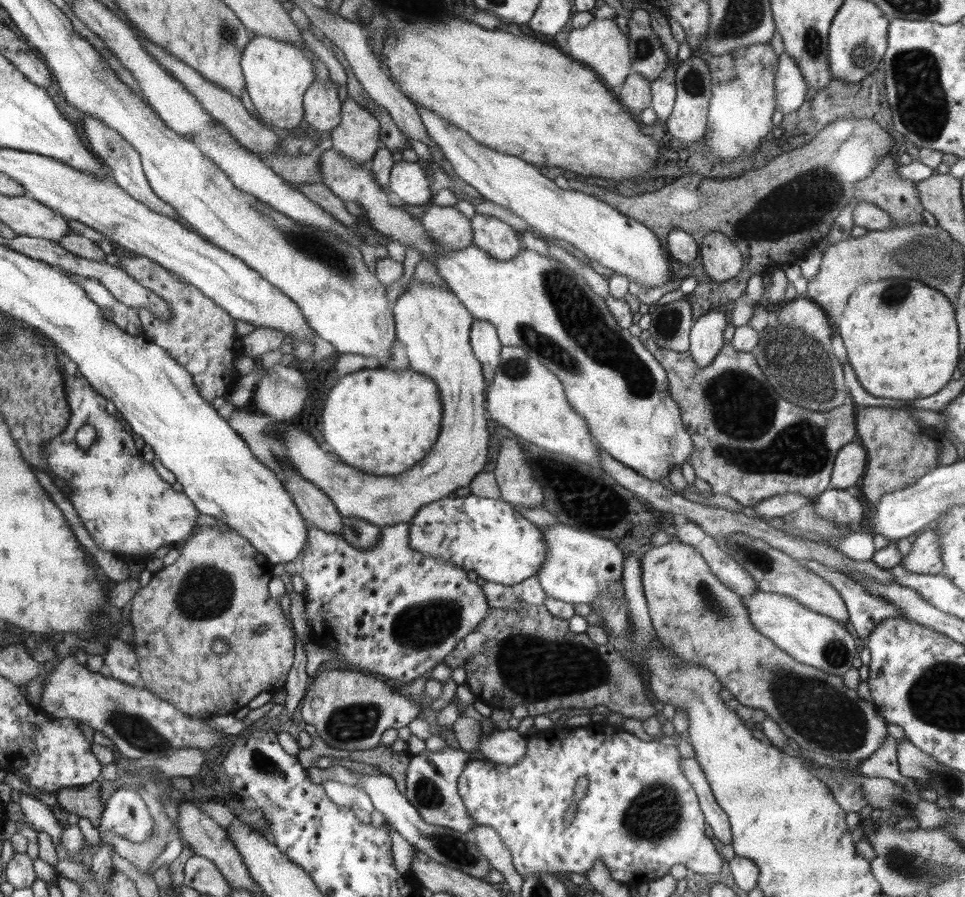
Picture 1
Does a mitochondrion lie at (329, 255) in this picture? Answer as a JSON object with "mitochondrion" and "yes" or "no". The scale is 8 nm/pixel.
{"mitochondrion":"yes"}

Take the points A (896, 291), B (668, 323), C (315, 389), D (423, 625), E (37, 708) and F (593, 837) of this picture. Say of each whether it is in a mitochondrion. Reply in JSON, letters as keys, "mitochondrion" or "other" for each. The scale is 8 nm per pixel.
{"A":"mitochondrion","B":"mitochondrion","C":"other","D":"mitochondrion","E":"other","F":"other"}

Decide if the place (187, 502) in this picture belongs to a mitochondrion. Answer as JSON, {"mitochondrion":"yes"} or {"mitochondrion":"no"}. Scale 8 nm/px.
{"mitochondrion":"no"}

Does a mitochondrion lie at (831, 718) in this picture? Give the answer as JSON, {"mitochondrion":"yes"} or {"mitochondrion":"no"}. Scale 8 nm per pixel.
{"mitochondrion":"yes"}

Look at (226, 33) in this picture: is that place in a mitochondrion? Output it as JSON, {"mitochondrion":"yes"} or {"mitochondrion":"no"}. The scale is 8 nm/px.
{"mitochondrion":"yes"}

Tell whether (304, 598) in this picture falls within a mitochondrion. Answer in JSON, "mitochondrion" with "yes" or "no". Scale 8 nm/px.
{"mitochondrion":"no"}

